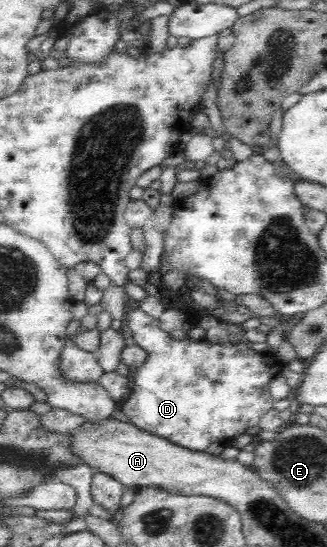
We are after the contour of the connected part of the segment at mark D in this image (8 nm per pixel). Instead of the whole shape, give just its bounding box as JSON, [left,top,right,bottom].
[122,308,282,452]

